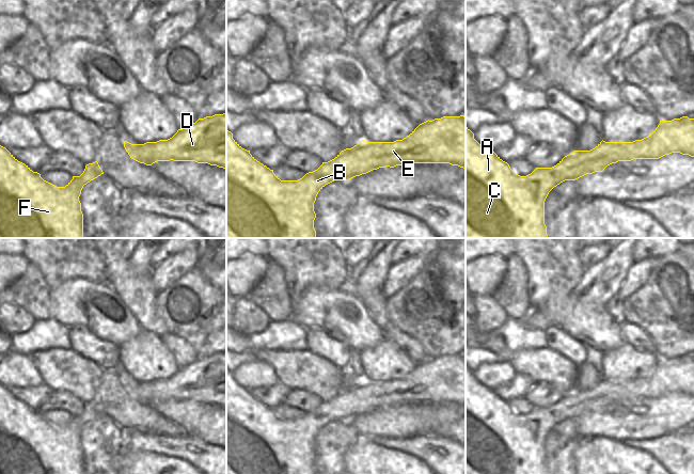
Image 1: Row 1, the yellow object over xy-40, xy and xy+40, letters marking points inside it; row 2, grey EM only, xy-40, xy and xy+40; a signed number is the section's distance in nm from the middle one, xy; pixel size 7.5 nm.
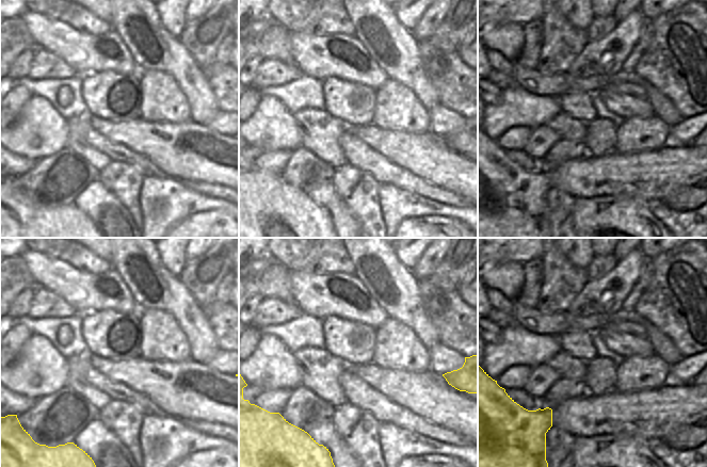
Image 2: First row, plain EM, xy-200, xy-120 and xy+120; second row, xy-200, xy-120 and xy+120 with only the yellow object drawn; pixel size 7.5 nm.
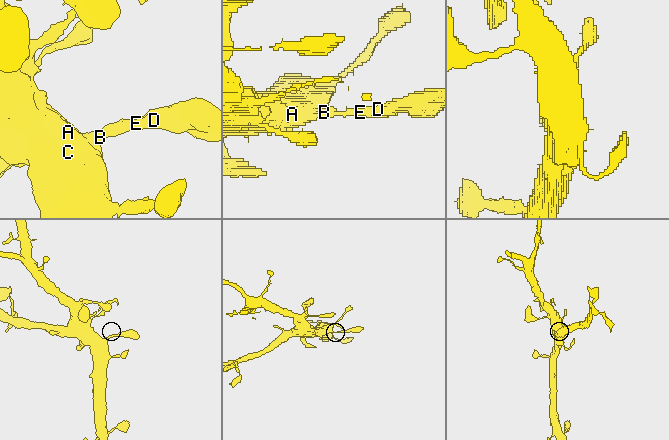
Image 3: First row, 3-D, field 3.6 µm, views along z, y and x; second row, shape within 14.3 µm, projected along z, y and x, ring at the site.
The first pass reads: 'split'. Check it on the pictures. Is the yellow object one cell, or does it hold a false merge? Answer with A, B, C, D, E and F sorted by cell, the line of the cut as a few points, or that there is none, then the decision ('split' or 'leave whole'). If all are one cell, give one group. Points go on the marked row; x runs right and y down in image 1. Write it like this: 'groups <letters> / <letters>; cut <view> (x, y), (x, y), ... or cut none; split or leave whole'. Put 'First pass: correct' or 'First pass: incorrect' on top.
First pass: incorrect
groups A B C D E F; cut none; leave whole

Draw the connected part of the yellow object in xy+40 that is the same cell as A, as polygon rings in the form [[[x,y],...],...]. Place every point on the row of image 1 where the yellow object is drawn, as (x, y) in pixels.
[[[682,116],[672,121],[660,121],[656,130],[642,140],[633,142],[602,140],[590,151],[574,151],[552,168],[536,168],[531,174],[520,176],[493,151],[479,144],[474,139],[474,133],[466,127],[466,238],[549,238],[545,224],[545,201],[554,187],[565,180],[575,180],[586,174],[603,172],[608,165],[618,161],[659,159],[672,153],[694,157],[694,118]]]

